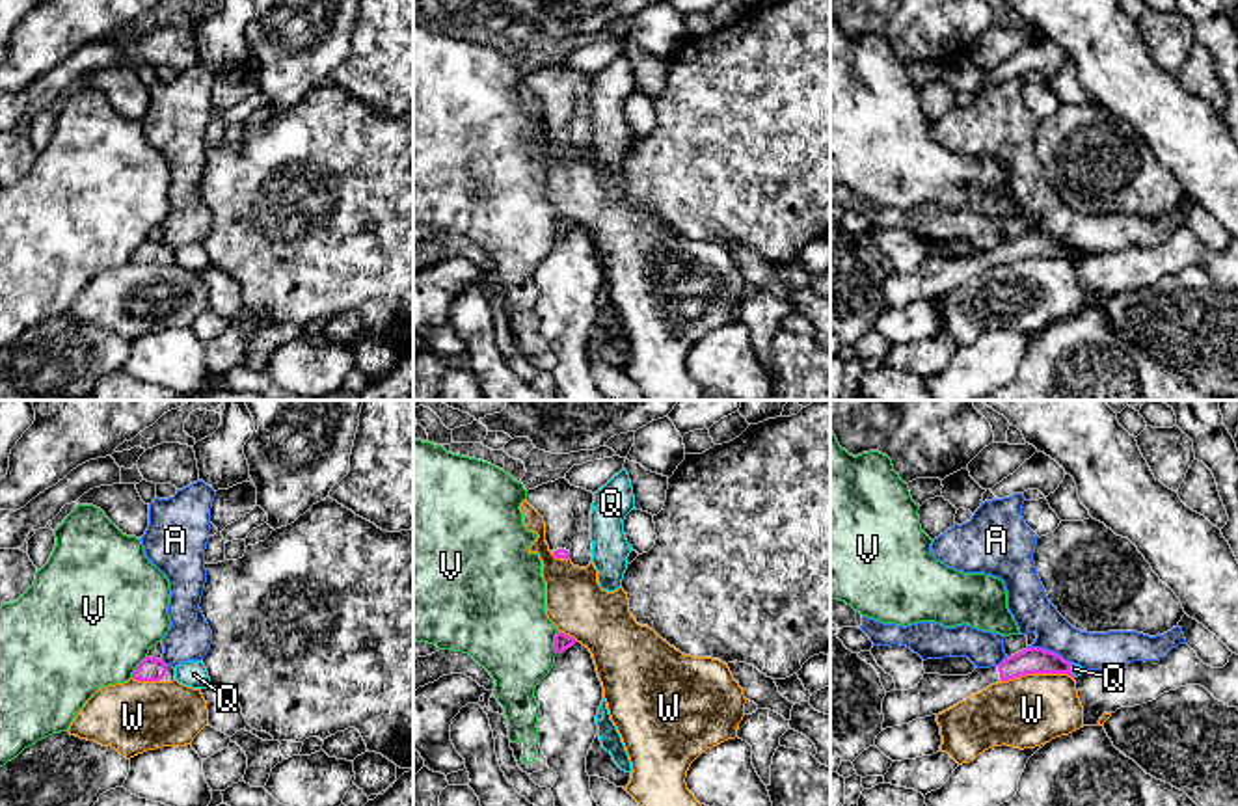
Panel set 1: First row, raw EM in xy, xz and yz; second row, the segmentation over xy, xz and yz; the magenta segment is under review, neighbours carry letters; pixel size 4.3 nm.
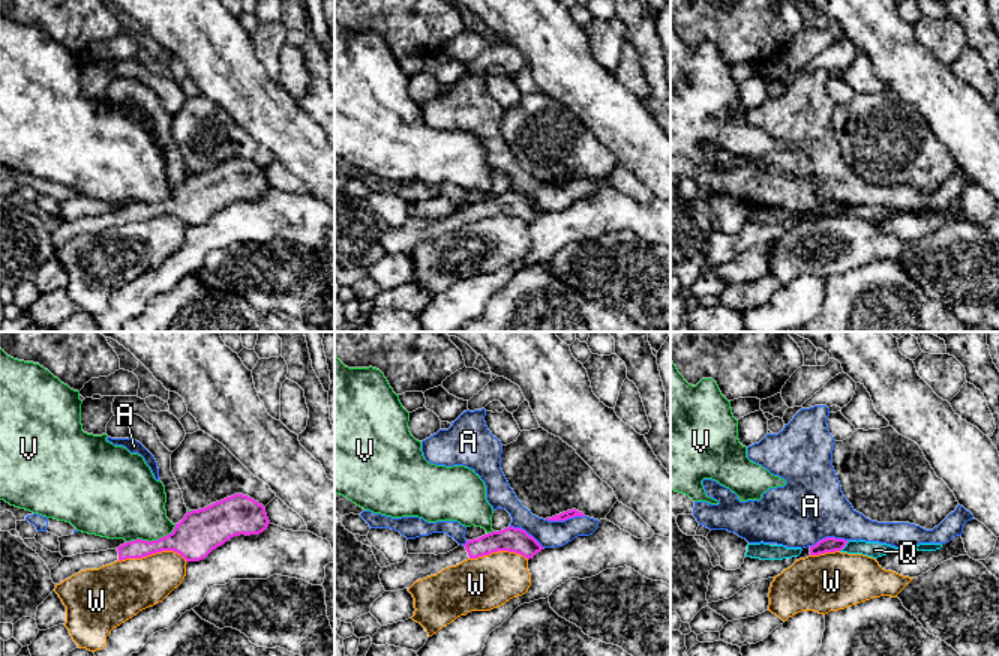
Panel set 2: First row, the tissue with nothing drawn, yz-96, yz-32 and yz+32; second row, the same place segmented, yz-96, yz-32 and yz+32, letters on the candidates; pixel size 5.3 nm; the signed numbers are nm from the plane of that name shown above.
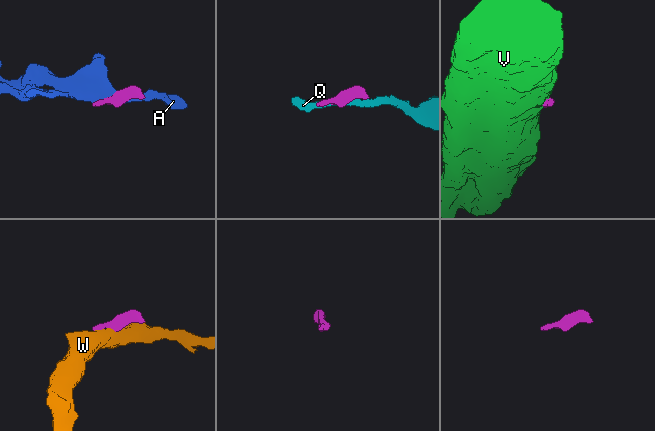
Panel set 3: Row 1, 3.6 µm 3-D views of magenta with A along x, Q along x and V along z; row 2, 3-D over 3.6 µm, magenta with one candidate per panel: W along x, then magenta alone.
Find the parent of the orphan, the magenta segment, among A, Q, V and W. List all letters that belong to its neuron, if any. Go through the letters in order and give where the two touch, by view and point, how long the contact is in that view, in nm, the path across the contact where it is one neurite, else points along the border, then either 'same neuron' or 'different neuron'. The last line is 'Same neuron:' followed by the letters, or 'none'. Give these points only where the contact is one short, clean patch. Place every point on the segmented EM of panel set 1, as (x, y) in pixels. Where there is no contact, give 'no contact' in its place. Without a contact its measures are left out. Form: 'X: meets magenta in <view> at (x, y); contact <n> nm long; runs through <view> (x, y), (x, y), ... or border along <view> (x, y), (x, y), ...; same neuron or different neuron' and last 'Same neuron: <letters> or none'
A: meets magenta in yz at (1047, 650); contact 200 nm long; different neuron
Q: meets magenta in yz at (1069, 671); contact 70 nm long; border along yz (1069, 663), (1075, 676); different neuron
V: meets magenta in xz at (555, 641); contact 100 nm long; different neuron
W: meets magenta in yz at (1037, 672); contact 320 nm long; border along yz (1073, 676), (1021, 674), (1002, 682); different neuron
Same neuron: none

